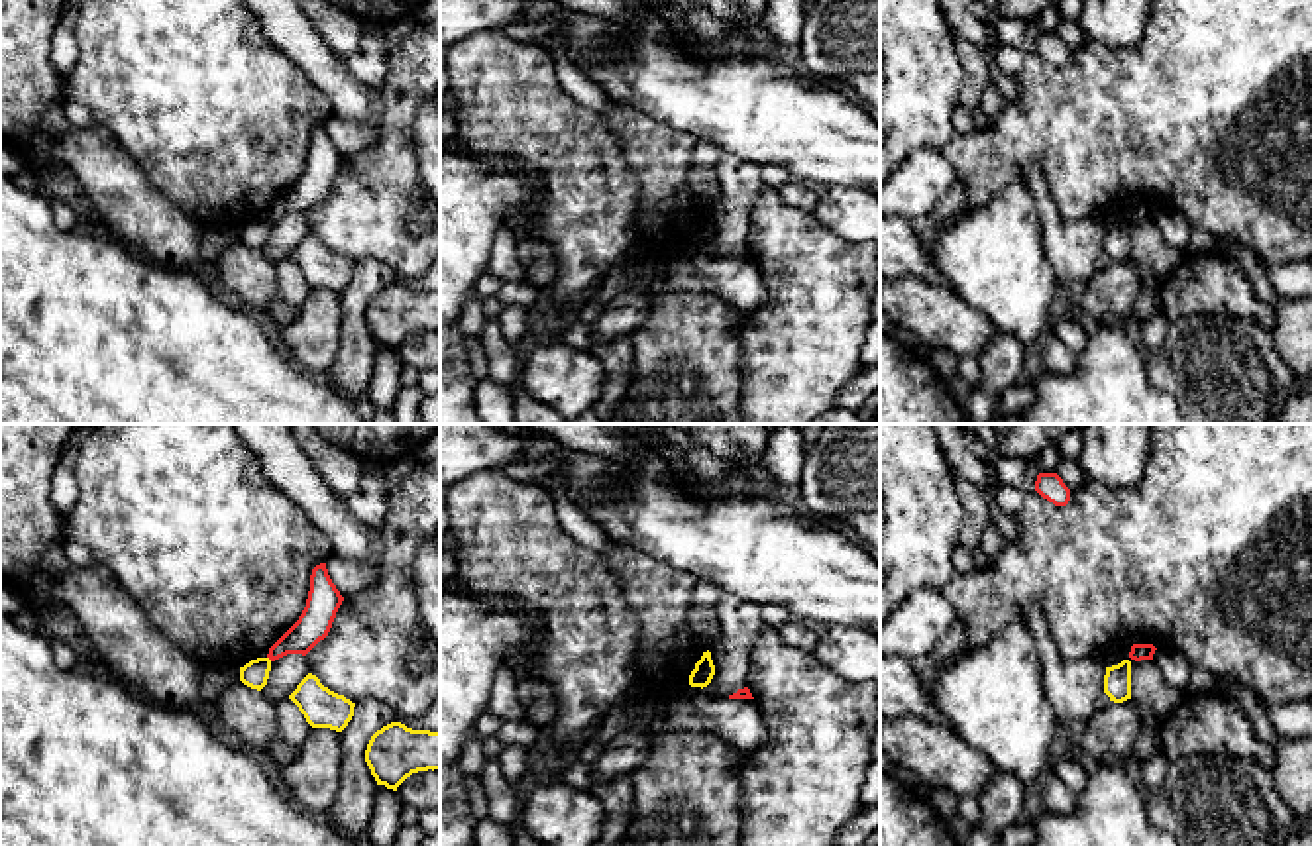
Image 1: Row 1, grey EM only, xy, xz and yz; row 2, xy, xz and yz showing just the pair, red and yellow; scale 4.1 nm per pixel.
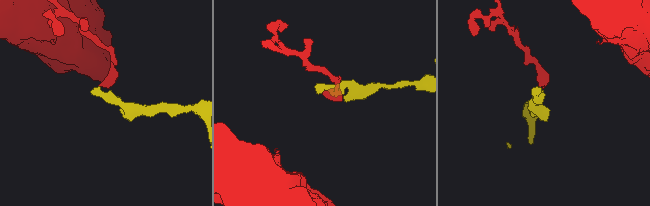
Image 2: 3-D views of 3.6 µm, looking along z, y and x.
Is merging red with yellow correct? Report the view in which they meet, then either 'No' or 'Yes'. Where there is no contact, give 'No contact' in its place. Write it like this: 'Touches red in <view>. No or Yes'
Touches red in xy. No

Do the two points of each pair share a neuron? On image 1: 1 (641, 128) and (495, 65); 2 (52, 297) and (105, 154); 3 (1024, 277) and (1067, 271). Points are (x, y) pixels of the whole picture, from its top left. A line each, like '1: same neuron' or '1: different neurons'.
1: different neurons
2: different neurons
3: different neurons

